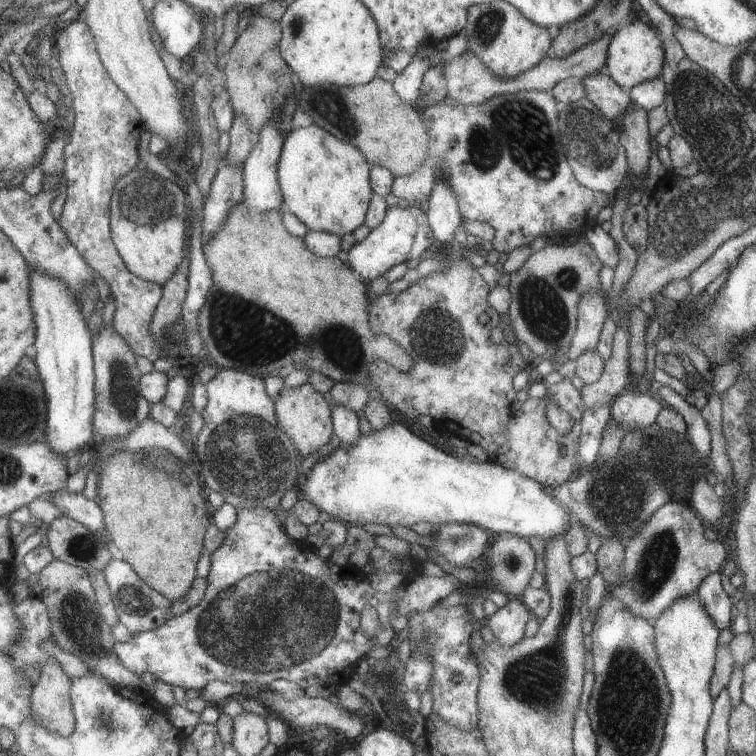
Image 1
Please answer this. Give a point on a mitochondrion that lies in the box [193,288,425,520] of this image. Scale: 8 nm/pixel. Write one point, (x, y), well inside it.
(245, 452)

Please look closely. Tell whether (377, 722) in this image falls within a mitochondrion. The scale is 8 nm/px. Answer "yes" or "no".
no

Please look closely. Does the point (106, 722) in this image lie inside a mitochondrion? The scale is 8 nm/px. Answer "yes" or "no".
yes

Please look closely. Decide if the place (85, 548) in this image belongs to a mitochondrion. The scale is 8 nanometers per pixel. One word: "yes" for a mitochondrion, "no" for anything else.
yes

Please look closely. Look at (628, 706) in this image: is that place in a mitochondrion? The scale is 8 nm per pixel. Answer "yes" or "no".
yes

